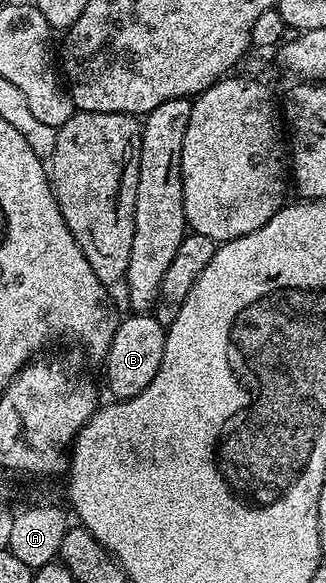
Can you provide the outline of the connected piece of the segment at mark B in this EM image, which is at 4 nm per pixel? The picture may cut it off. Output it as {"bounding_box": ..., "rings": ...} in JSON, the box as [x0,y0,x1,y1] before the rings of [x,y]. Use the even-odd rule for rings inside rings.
{"bounding_box":[105,313,167,400],"rings":[[[129,313],[122,318],[115,329],[115,337],[111,337],[111,349],[105,354],[105,383],[114,400],[130,399],[151,381],[155,381],[155,373],[159,373],[159,365],[163,365],[163,349],[165,348],[165,333],[167,327],[161,324],[156,314]]]}

